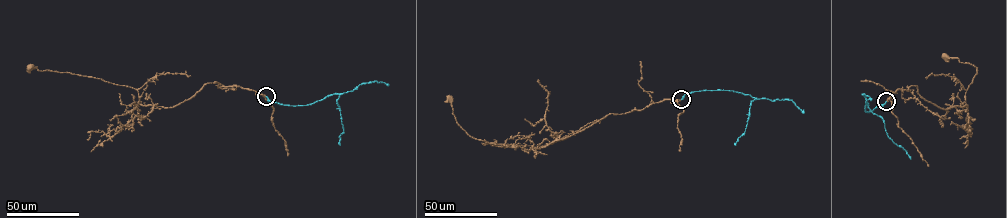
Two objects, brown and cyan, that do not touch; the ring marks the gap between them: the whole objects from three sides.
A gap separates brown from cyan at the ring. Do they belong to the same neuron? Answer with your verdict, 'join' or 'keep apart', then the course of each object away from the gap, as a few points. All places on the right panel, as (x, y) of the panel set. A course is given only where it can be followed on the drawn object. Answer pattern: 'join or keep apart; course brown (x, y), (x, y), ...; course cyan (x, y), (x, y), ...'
join; course brown (886, 101), (898, 89), (916, 85), (918, 94), (942, 109), (964, 105), (965, 93), (977, 67), (945, 55); course cyan (886, 101), (865, 111), (867, 103), (871, 112), (881, 117), (887, 136), (911, 159)

